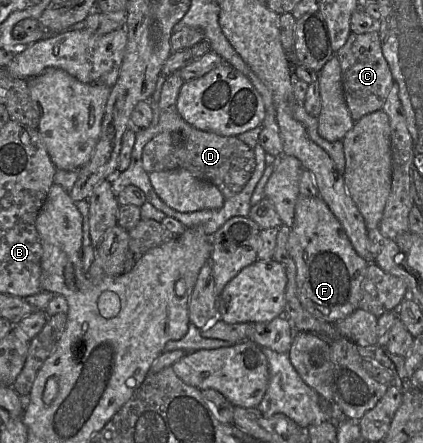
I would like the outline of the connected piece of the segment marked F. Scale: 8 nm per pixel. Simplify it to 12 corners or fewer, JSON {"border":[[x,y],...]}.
{"border":[[319,196],[298,197],[287,250],[298,298],[335,324],[369,263]]}

